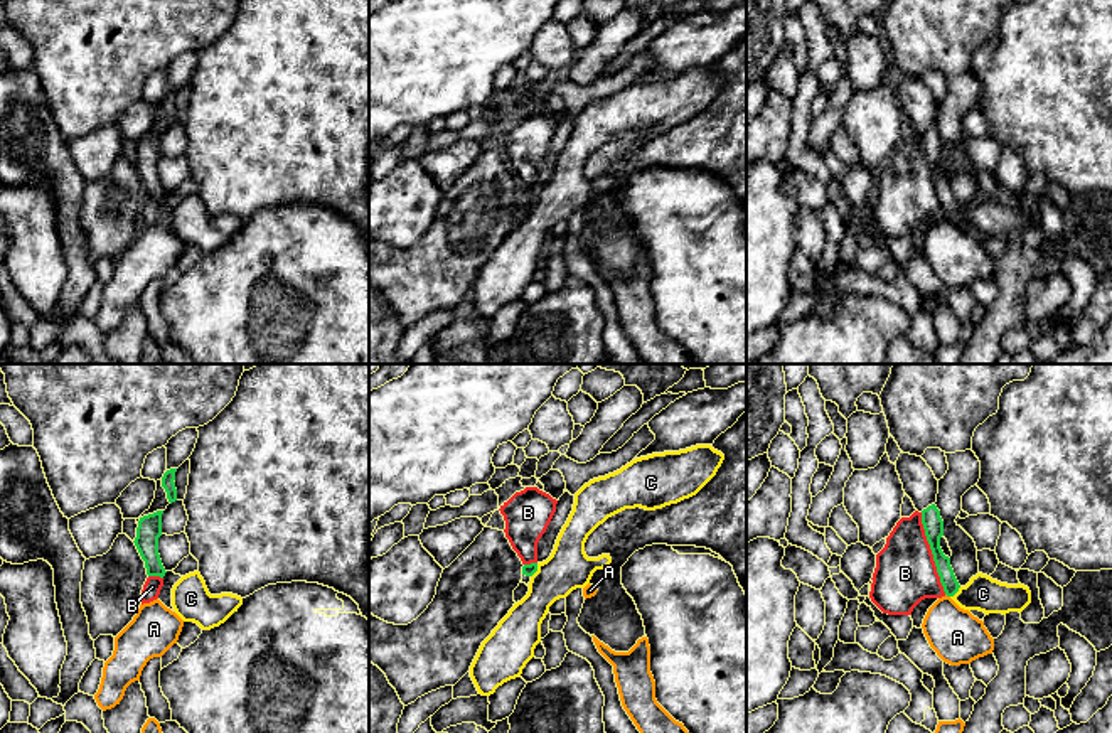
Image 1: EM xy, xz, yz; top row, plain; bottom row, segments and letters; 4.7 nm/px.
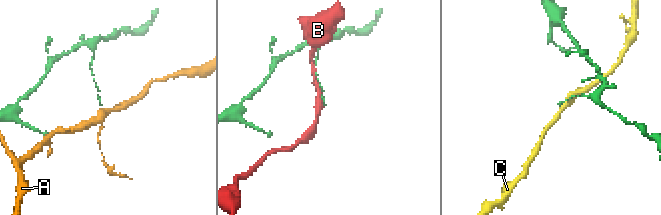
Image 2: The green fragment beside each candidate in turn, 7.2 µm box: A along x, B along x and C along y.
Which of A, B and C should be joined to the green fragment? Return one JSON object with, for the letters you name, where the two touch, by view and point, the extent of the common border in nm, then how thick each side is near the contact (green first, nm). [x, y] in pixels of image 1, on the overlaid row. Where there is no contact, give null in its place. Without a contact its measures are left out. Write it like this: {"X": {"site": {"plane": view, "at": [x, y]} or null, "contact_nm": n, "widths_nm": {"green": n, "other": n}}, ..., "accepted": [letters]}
{"accepted": []}

